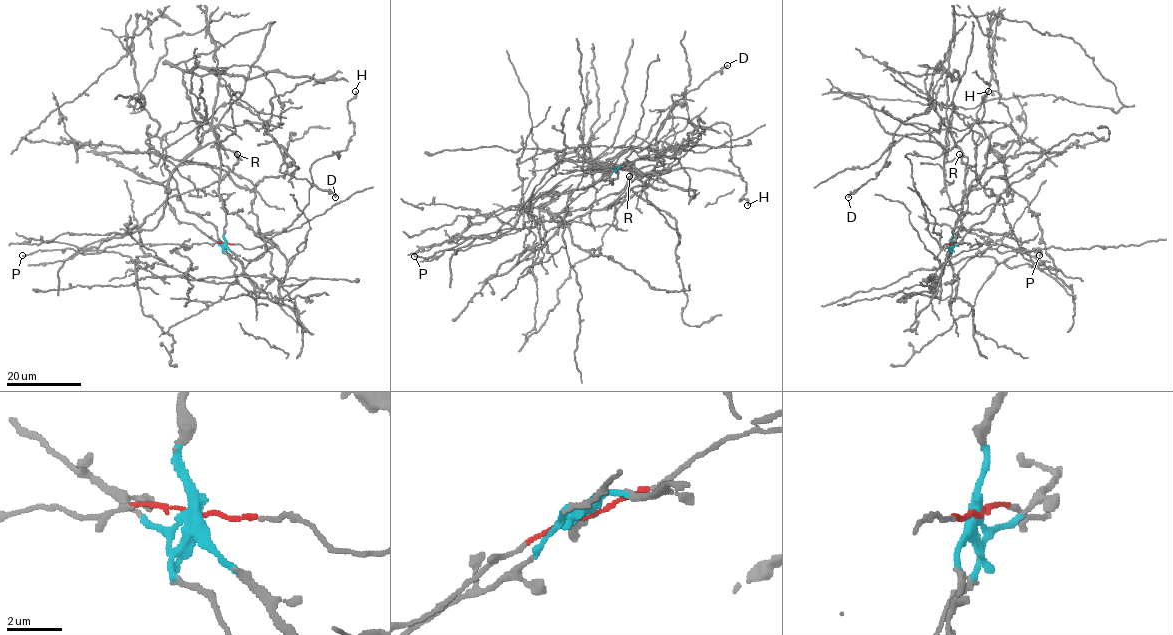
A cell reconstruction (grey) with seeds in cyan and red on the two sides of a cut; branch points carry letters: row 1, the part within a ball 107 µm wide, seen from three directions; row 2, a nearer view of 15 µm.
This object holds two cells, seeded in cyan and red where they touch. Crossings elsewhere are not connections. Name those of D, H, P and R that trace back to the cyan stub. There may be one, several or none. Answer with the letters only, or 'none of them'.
D, R

